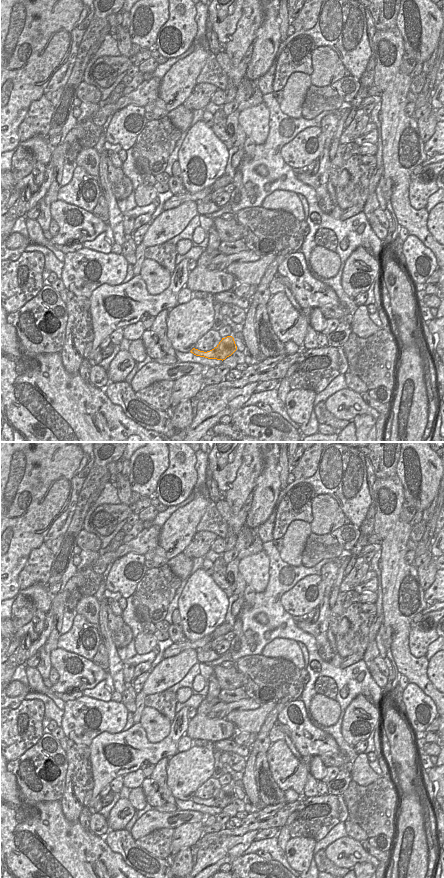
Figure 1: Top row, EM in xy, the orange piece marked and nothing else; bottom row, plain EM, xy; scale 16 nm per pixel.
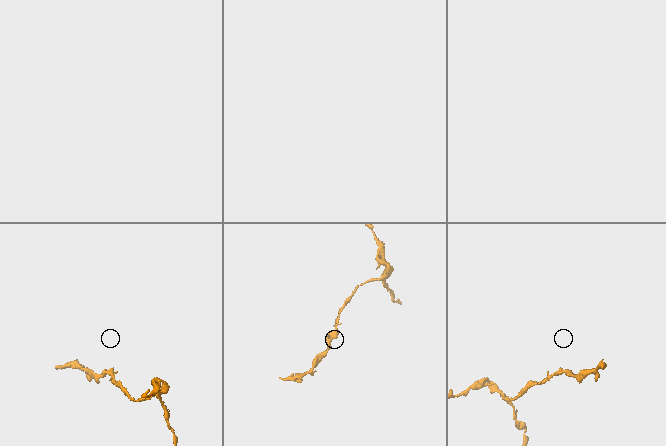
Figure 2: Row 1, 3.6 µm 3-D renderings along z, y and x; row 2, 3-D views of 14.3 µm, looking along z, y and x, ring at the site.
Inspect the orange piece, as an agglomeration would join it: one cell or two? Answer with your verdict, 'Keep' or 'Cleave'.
Keep.

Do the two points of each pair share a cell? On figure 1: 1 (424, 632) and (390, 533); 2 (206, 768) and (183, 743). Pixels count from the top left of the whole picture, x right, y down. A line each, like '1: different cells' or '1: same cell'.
1: different cells
2: different cells

